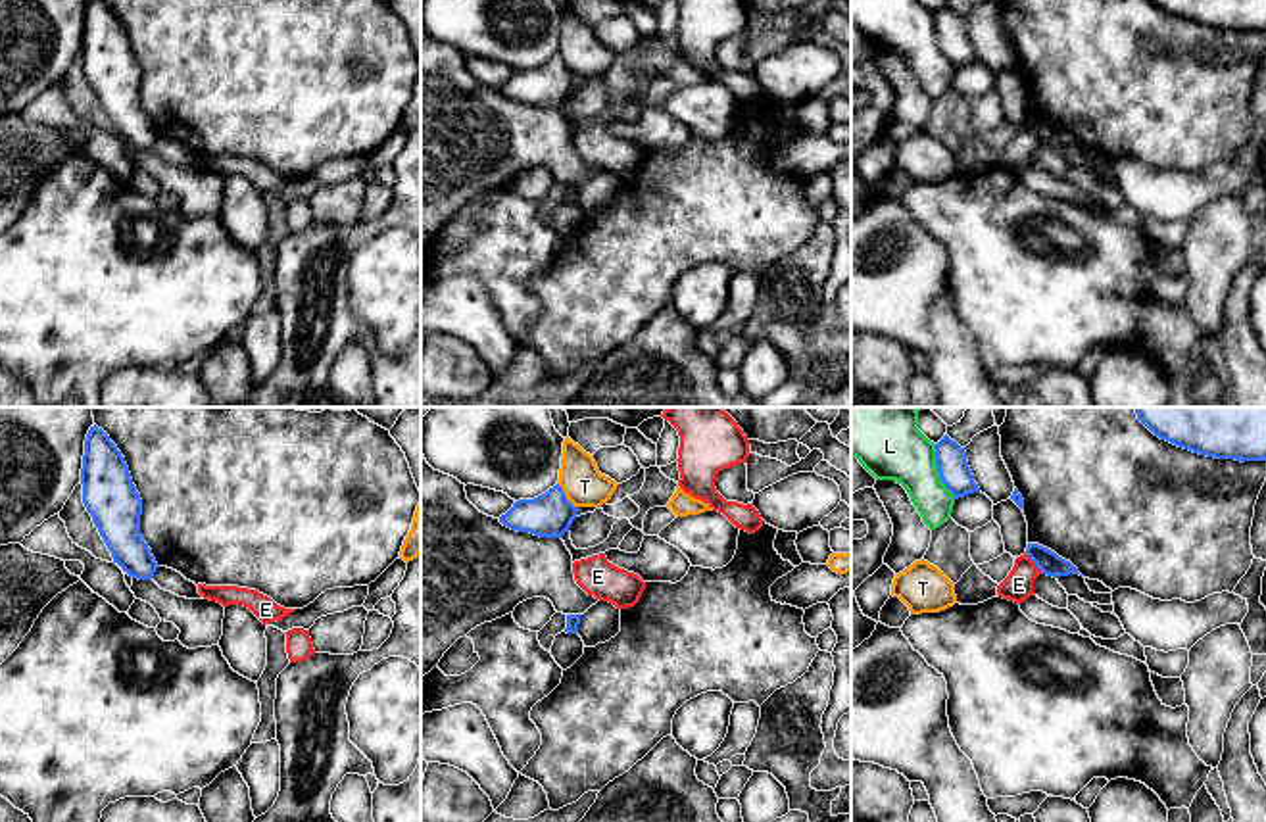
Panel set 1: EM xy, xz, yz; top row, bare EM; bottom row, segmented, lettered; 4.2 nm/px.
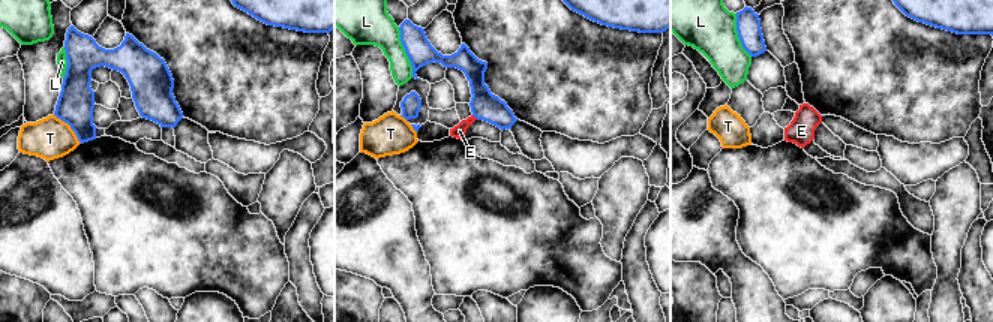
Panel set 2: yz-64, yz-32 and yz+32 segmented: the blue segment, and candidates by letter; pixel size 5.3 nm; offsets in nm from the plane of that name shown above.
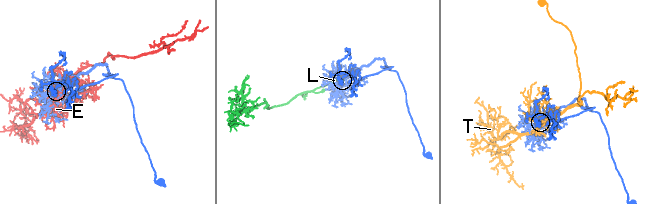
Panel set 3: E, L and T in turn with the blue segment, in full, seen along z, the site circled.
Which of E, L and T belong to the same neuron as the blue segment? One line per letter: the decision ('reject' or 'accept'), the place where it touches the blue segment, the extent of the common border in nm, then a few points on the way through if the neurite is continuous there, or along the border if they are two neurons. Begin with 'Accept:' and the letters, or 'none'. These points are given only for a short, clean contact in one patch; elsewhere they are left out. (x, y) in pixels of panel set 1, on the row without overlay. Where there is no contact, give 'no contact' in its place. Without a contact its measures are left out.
Accept: none
E: reject; contact yz (1034, 131); length 120 nm
L: reject; contact yz (938, 41); length 240 nm; border yz (934, 14), (936, 43), (955, 68)
T: reject; contact xz (565, 66); length 130 nm; border xz (558, 52), (575, 77)

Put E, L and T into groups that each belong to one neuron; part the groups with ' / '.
E / L / T

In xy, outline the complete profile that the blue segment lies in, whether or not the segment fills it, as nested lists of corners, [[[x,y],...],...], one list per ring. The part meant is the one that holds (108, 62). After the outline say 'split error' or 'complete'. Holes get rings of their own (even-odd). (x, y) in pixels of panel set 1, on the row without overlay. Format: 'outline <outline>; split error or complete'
outline [[[88,0],[81,38],[83,73],[129,146],[152,150],[158,133],[140,106],[142,69],[125,27],[104,0]]]; complete

